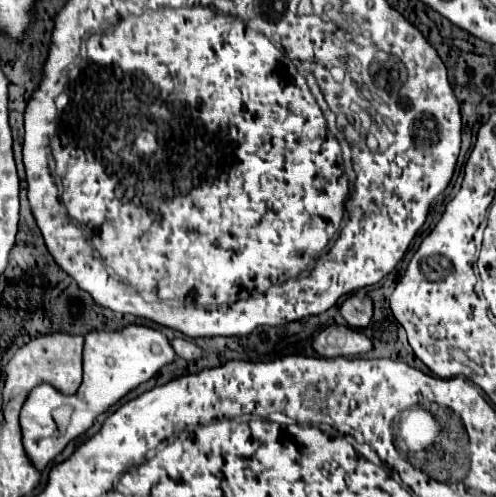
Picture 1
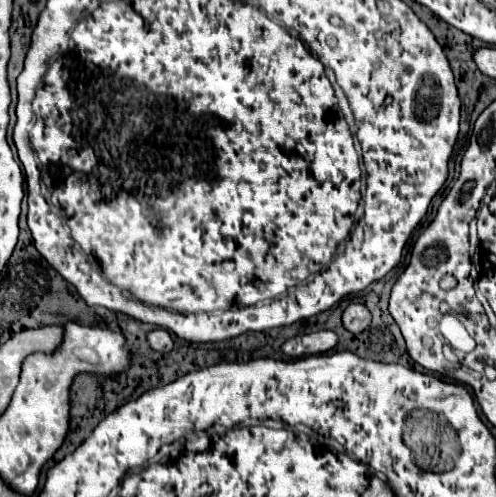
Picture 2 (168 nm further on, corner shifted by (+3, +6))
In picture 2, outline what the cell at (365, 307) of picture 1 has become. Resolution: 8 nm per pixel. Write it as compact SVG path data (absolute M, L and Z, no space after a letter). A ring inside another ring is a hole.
M350 303L342 313L342 323L352 333L364 331L370 325L370 319L372 319L372 315L366 309L366 305L362 305L362 303Z

